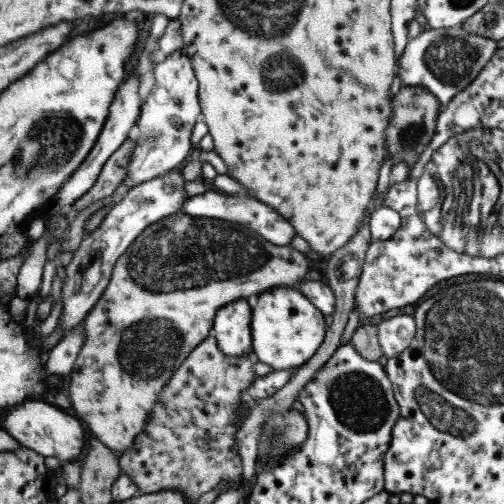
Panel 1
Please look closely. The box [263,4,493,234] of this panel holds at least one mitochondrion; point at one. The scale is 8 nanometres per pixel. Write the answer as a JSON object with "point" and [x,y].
{"point":[449,58]}

